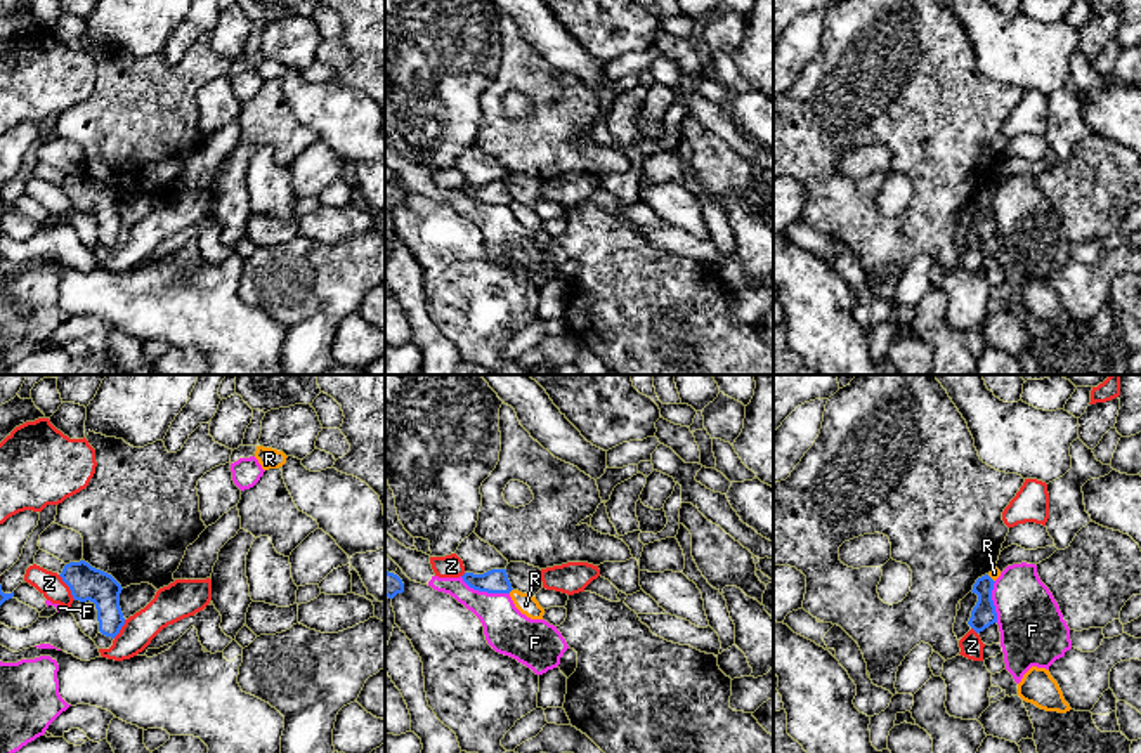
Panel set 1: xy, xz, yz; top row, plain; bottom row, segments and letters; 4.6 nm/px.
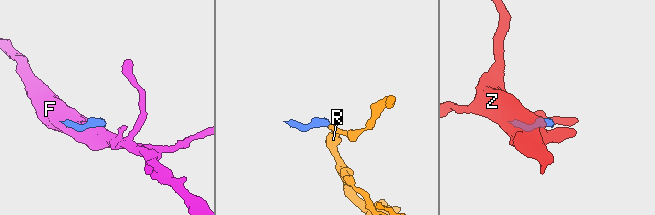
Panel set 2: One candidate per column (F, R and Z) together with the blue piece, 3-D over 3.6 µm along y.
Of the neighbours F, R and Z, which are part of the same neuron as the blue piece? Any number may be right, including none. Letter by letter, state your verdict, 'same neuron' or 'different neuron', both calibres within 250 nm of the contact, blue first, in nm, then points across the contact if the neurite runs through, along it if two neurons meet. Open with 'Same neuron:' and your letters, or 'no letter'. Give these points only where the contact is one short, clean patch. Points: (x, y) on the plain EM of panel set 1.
Same neuron: no letter
F: different neuron; calibres 110 and 220 nm; border xz (460, 188), (474, 200), (508, 205)
R: different neuron; calibres 110 and 90 nm; border xz (512, 200), (508, 203)
Z: different neuron; calibres 160 and 120 nm

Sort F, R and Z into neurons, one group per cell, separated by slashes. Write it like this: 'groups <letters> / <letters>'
groups F / R / Z

